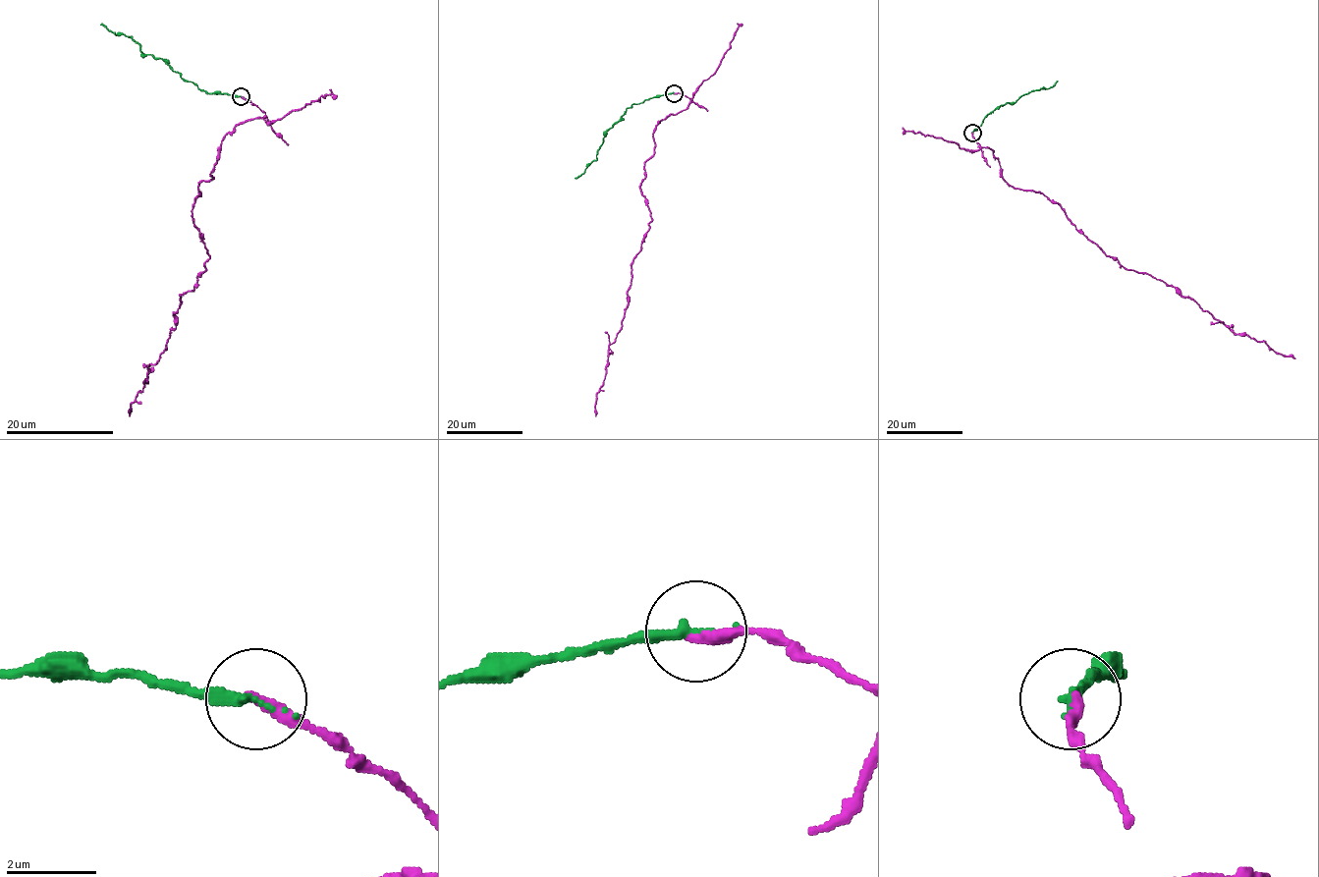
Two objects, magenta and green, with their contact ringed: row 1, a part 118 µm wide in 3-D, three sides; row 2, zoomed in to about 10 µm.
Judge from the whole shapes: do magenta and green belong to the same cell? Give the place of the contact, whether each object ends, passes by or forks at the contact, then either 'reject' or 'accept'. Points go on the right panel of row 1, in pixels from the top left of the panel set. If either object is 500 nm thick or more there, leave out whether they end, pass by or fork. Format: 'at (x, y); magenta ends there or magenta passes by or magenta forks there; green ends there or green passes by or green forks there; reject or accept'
at (972, 133); magenta ends there; green ends there; reject

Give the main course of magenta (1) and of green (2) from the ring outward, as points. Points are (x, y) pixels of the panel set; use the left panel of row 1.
1: (240, 96), (264, 116), (238, 124), (198, 185), (192, 220), (209, 257), (130, 415)
2: (240, 96), (206, 93), (184, 80), (162, 58), (144, 54), (130, 37), (115, 34), (100, 24)

